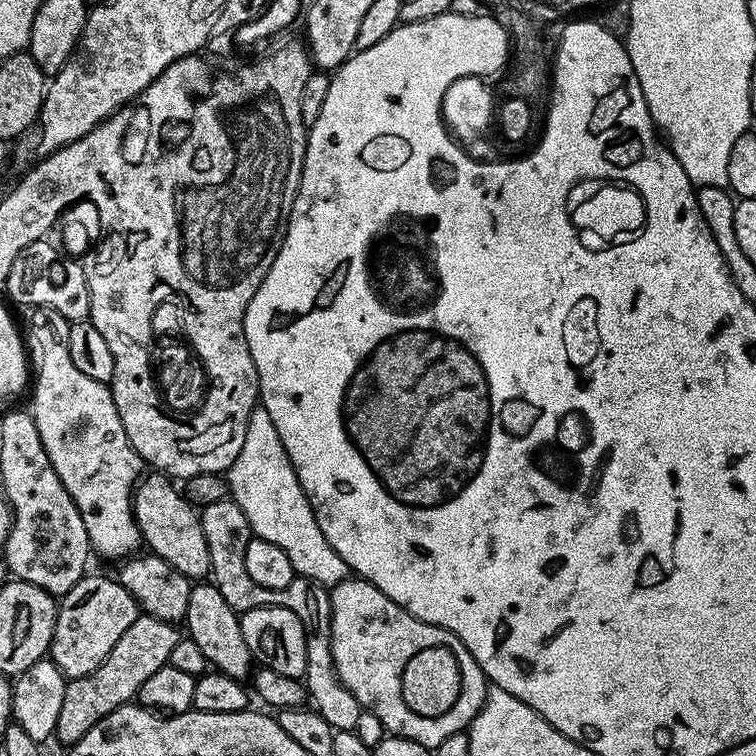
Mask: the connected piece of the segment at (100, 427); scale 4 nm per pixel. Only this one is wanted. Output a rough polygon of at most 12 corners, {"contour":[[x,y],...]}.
{"contour":[[32,308],[30,411],[91,551],[142,544],[140,455],[70,322]]}

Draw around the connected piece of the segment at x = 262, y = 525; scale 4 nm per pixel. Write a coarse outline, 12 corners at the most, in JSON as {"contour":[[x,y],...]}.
{"contour":[[263,406],[227,470],[253,537],[297,577],[349,575]]}

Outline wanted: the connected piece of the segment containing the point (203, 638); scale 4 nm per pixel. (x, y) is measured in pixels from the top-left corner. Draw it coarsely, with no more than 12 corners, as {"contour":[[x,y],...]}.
{"contour":[[193,583],[183,623],[215,671],[254,668],[238,613],[215,584]]}

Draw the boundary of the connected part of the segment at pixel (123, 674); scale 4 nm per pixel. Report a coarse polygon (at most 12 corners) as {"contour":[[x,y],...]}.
{"contour":[[137,615],[98,670],[68,680],[55,739],[135,701],[182,632]]}

